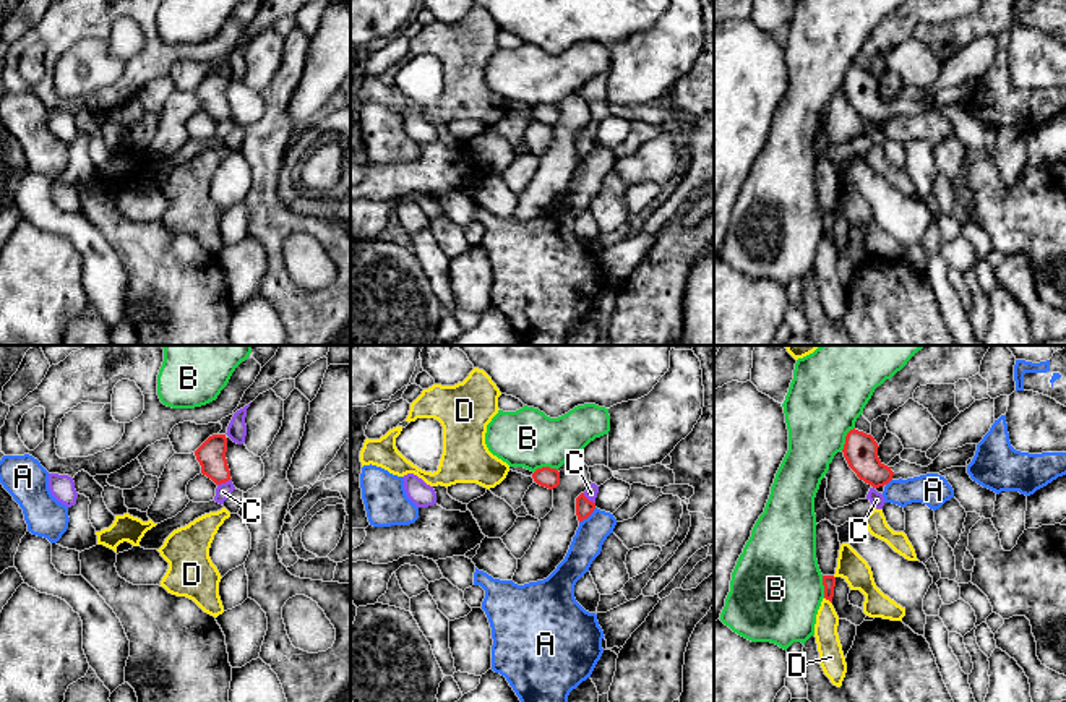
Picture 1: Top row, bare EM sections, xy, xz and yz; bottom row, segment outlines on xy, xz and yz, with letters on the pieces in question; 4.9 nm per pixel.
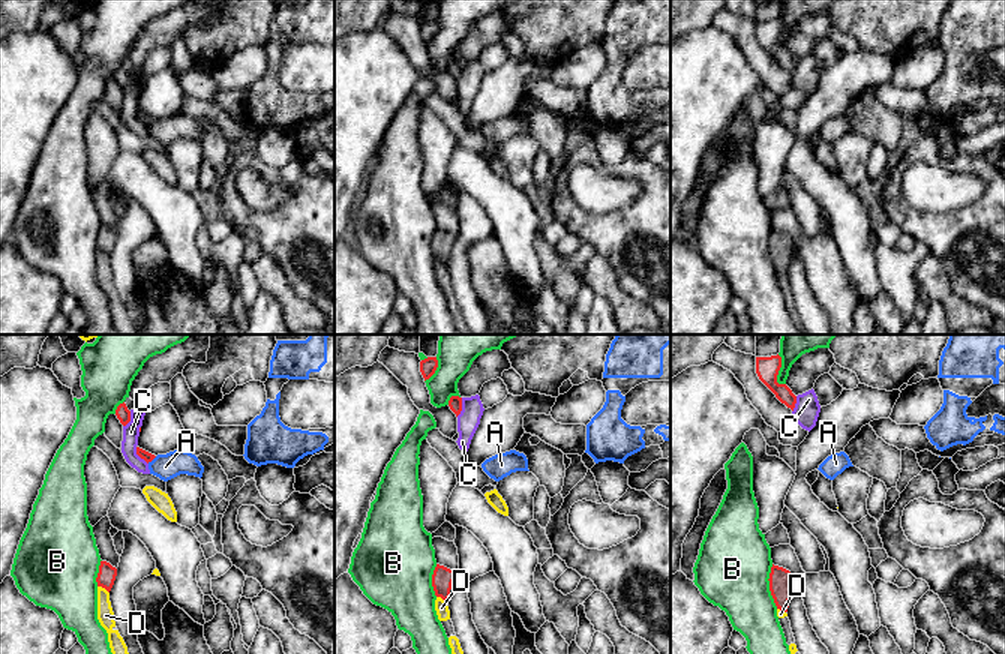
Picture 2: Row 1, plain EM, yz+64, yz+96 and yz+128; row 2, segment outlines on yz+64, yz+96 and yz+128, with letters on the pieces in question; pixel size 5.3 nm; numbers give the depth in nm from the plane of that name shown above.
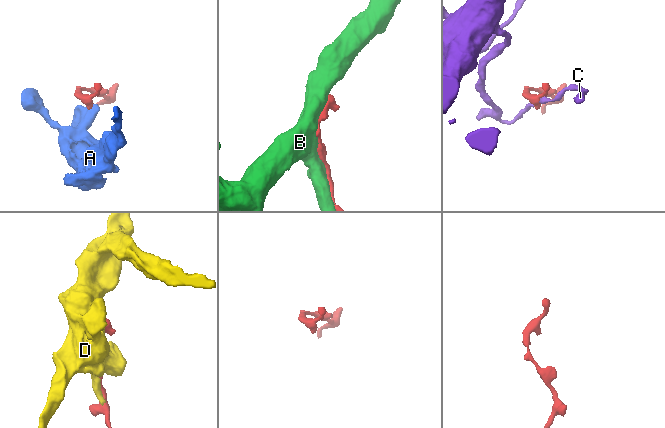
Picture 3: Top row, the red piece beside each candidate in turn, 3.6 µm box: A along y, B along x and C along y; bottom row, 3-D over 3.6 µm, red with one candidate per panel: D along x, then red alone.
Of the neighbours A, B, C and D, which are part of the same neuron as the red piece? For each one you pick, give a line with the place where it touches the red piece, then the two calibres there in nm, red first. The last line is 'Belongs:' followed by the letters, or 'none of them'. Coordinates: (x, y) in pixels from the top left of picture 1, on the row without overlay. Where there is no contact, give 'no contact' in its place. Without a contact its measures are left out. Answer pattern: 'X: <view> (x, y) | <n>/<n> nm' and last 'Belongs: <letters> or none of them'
Belongs: none of them

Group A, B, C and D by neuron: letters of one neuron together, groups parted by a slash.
A / B / C / D

